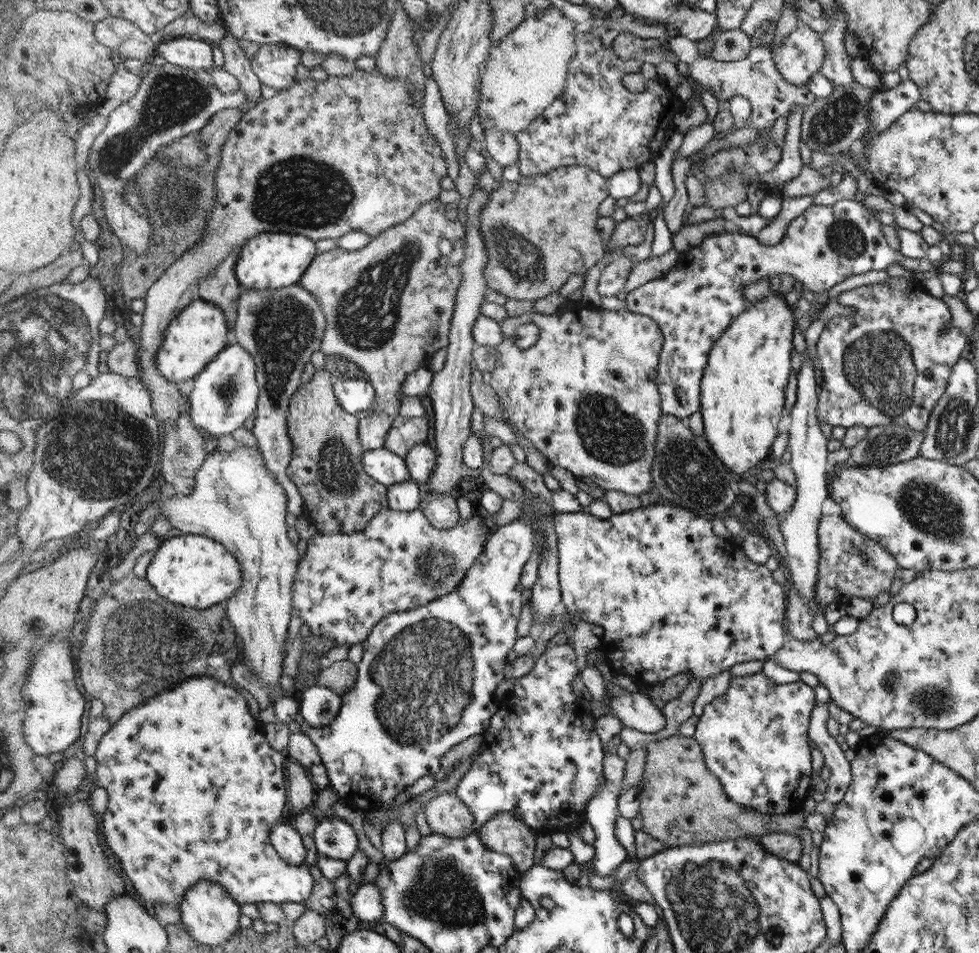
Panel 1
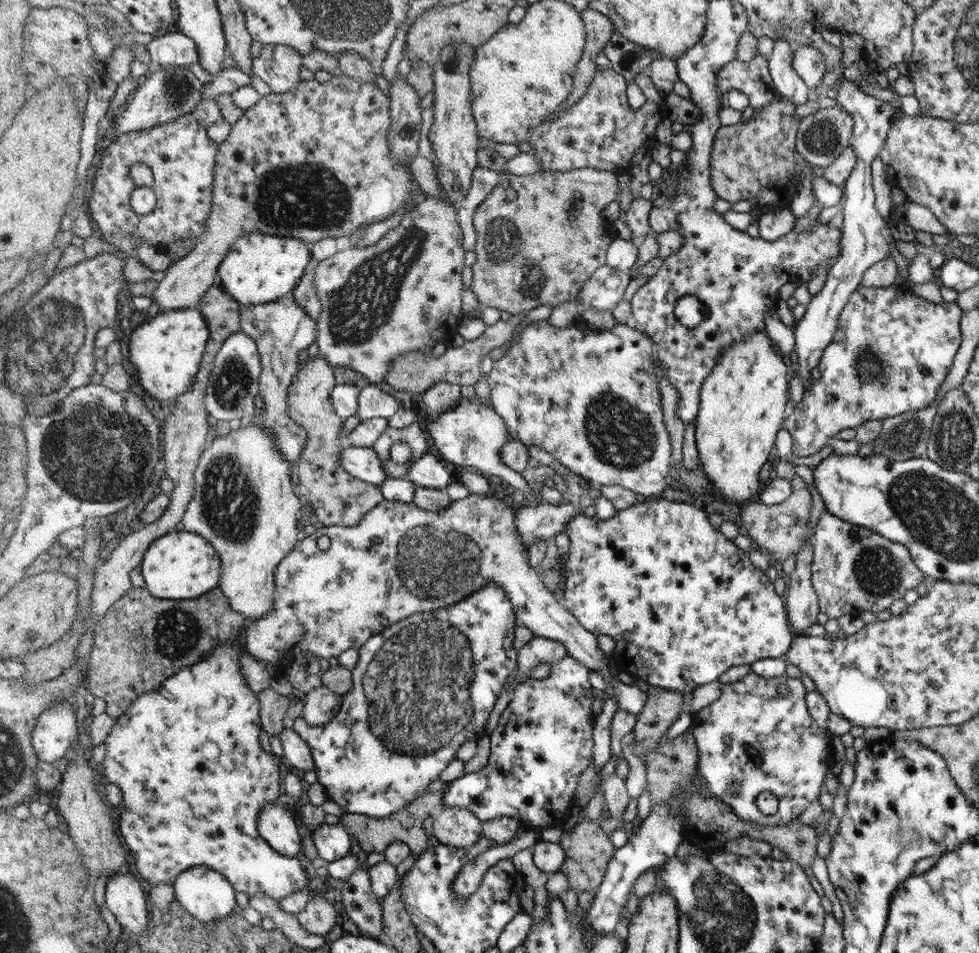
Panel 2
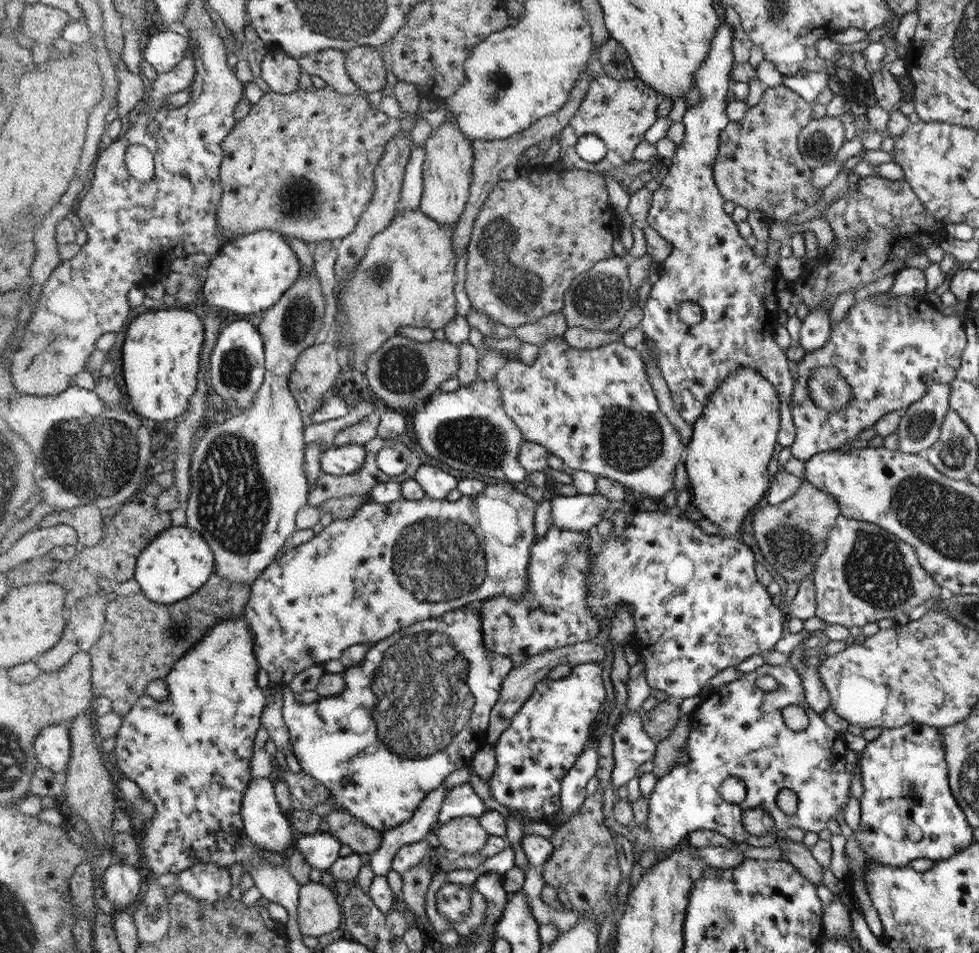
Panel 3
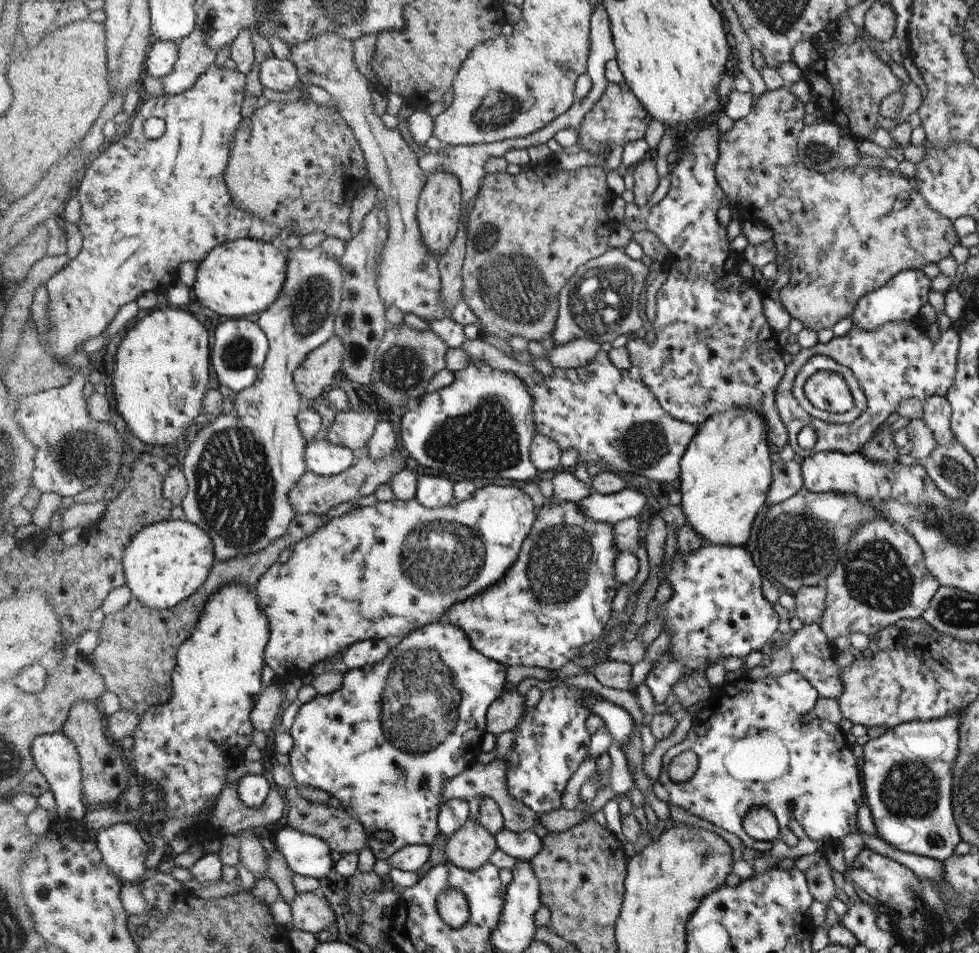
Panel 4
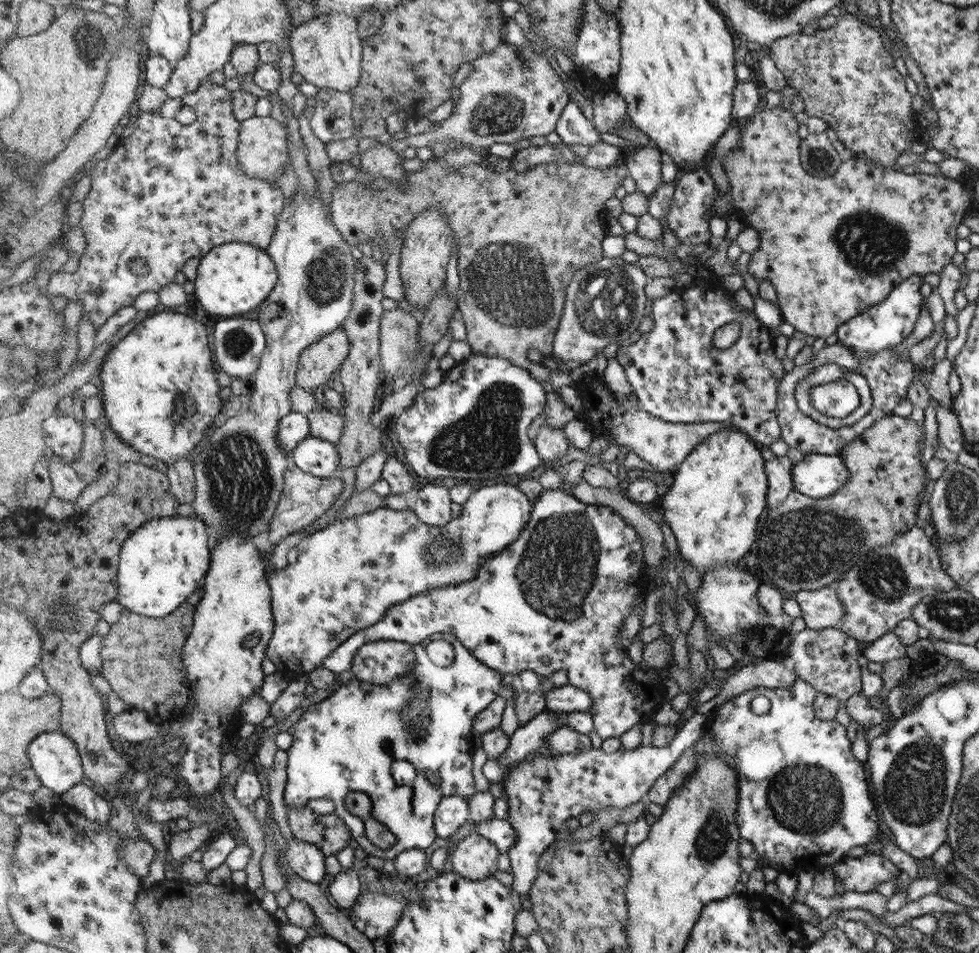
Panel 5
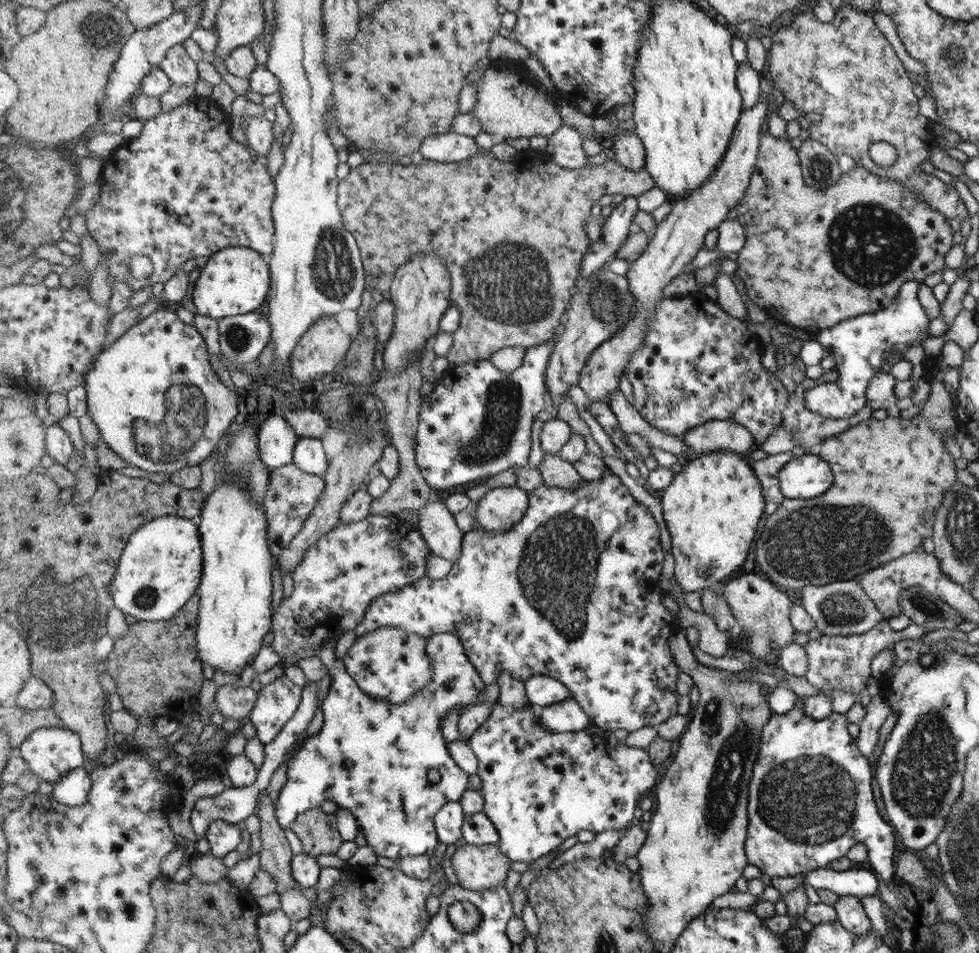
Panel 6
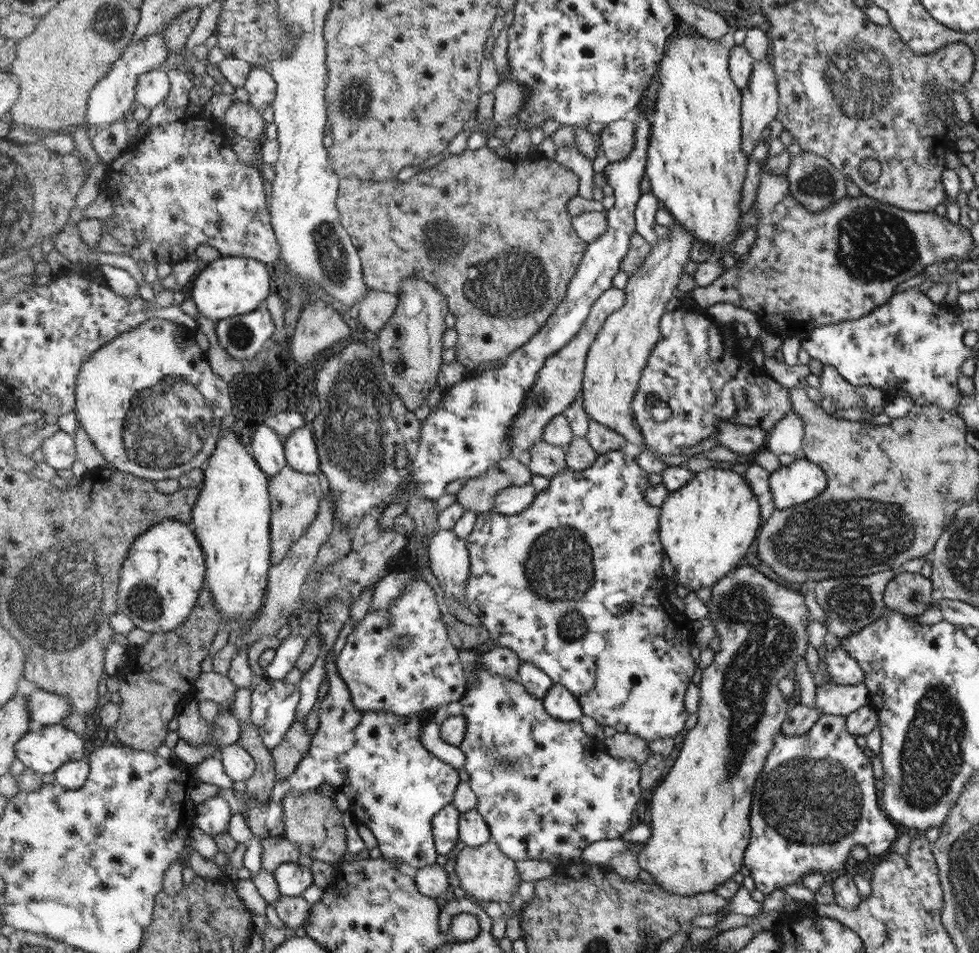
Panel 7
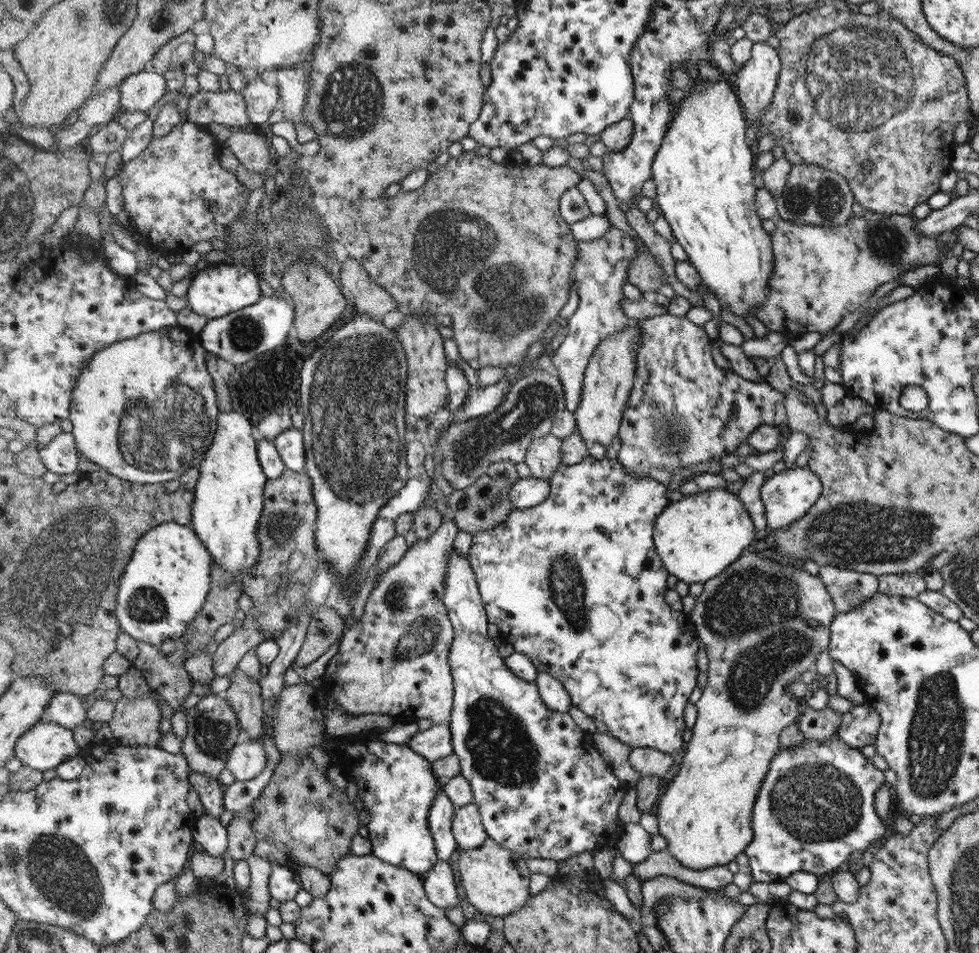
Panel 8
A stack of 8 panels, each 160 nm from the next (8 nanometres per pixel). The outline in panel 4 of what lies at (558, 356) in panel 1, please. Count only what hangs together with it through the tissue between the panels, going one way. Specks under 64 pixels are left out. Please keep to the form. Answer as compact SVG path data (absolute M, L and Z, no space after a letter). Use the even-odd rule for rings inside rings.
M606 351L598 352L595 360L577 369L555 368L554 373L544 377L542 383L531 380L525 383L533 398L533 421L536 430L559 443L563 452L576 448L580 456L579 465L601 464L608 466L614 473L631 476L643 476L658 483L671 483L681 476L680 458L687 452L688 444L696 436L699 426L688 422L676 422L665 411L659 399L651 393L642 380L632 380L628 368L616 368Z

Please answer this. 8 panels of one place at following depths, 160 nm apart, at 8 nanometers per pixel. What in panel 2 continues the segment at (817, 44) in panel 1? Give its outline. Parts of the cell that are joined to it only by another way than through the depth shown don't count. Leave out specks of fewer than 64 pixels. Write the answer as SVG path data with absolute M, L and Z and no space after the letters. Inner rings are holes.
M800 46L793 53L793 67L812 93L826 72L824 56L813 46Z

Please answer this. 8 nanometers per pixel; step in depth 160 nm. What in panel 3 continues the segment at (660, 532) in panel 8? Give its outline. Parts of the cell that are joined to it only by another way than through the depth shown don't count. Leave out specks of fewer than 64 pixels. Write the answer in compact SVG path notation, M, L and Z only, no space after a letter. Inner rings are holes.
M750 367L739 369L711 394L707 408L693 424L686 458L691 500L696 504L696 516L710 520L722 531L722 535L736 536L746 514L764 498L766 490L769 490L768 462L772 460L772 454L776 450L778 420L781 420L780 405L779 393L774 383L768 382L767 378Z

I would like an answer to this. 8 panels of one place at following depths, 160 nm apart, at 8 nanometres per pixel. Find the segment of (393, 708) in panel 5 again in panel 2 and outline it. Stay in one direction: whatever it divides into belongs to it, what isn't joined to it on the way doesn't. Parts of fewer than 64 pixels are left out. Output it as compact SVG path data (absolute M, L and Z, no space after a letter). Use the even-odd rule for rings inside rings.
M488 580L488 584L484 589L454 605L431 610L429 613L418 613L404 618L396 624L387 626L380 634L370 637L366 644L359 648L359 662L351 670L352 688L342 695L340 708L334 718L320 726L310 726L302 716L289 723L289 726L311 748L317 782L326 790L327 800L335 802L344 813L364 814L372 818L390 817L392 814L403 812L405 806L410 805L412 800L416 800L426 792L430 782L434 782L439 778L438 776L442 774L442 770L456 758L458 748L466 740L478 741L482 738L482 730L488 722L490 710L494 708L502 688L505 688L504 684L509 679L508 676L517 667L516 650L514 650L514 642L512 642L514 640L516 614L511 601L504 588L500 587L498 583L492 583L492 580Z

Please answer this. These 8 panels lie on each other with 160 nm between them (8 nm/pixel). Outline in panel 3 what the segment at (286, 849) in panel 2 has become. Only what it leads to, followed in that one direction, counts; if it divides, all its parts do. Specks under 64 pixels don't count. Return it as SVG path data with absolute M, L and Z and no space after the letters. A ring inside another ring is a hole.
M266 777L256 778L255 781L252 781L248 786L248 790L246 790L246 794L244 794L242 817L247 834L252 842L265 850L286 854L286 848L290 848L292 842L294 842L294 832L292 832L288 820L282 818L279 801L274 794L274 789L272 788L272 782L266 780Z

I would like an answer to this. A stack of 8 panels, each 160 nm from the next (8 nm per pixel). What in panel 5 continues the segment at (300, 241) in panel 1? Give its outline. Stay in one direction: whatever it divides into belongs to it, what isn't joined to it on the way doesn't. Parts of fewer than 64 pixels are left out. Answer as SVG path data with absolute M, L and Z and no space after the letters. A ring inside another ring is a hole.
M228 242L216 247L201 260L194 298L199 300L212 317L254 315L256 308L270 296L278 282L278 269L272 256L251 243Z

